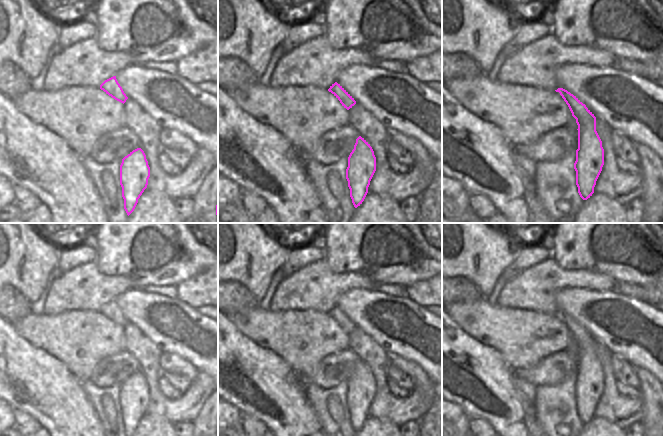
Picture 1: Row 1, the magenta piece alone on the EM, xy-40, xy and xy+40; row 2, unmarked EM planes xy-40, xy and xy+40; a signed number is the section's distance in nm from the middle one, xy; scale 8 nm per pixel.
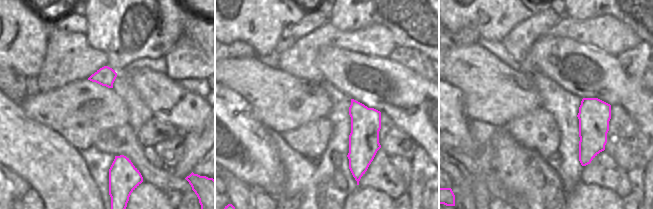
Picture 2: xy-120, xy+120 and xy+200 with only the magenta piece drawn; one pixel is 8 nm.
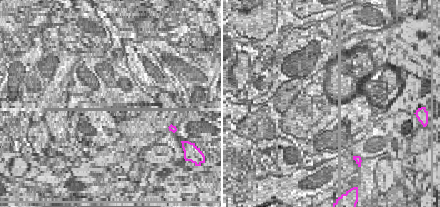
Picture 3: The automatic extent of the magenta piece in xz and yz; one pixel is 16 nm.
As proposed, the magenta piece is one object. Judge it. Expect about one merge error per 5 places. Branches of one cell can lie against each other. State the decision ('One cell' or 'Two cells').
One cell.

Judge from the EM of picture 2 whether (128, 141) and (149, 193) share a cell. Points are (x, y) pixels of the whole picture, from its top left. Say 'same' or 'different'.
different

